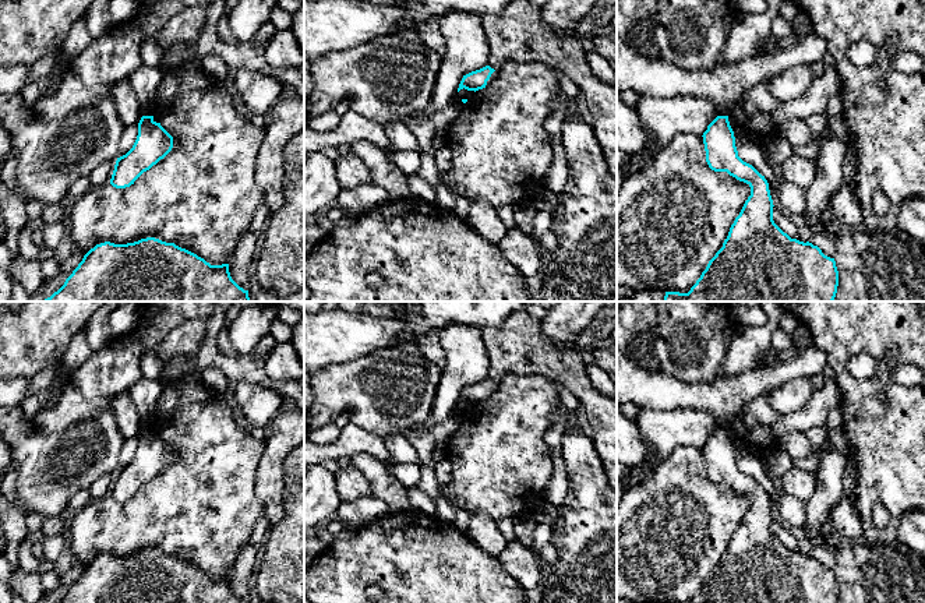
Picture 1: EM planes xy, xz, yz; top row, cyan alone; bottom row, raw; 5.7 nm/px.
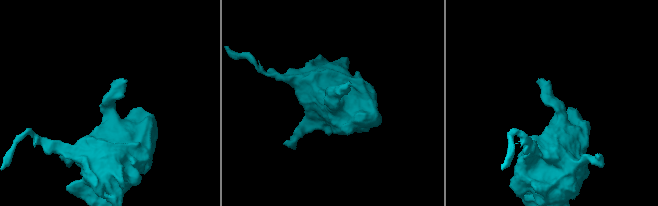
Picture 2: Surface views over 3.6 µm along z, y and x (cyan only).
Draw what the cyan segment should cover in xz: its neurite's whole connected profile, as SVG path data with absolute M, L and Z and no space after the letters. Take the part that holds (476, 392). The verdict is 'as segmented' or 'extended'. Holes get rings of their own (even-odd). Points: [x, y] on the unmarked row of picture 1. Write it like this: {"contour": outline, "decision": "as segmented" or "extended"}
{"contour": "M525 310L511 314L501 327L483 328L481 336L490 356L488 377L463 388L458 405L465 403L469 413L476 403L491 398L499 381L506 374L537 374L564 385L579 402L585 426L601 458L608 484L617 493L617 399L603 395L593 387L585 371L582 353L576 346L565 350L558 349L555 343L543 334L540 320L532 317Z", "decision": "extended"}

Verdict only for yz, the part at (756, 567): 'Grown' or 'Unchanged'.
Unchanged

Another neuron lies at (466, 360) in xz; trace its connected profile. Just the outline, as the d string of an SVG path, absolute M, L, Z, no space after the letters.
M452 324L442 331L439 342L445 352L445 367L430 416L423 424L413 427L414 431L430 430L451 417L456 412L462 391L488 378L490 356L481 336L481 328Z

